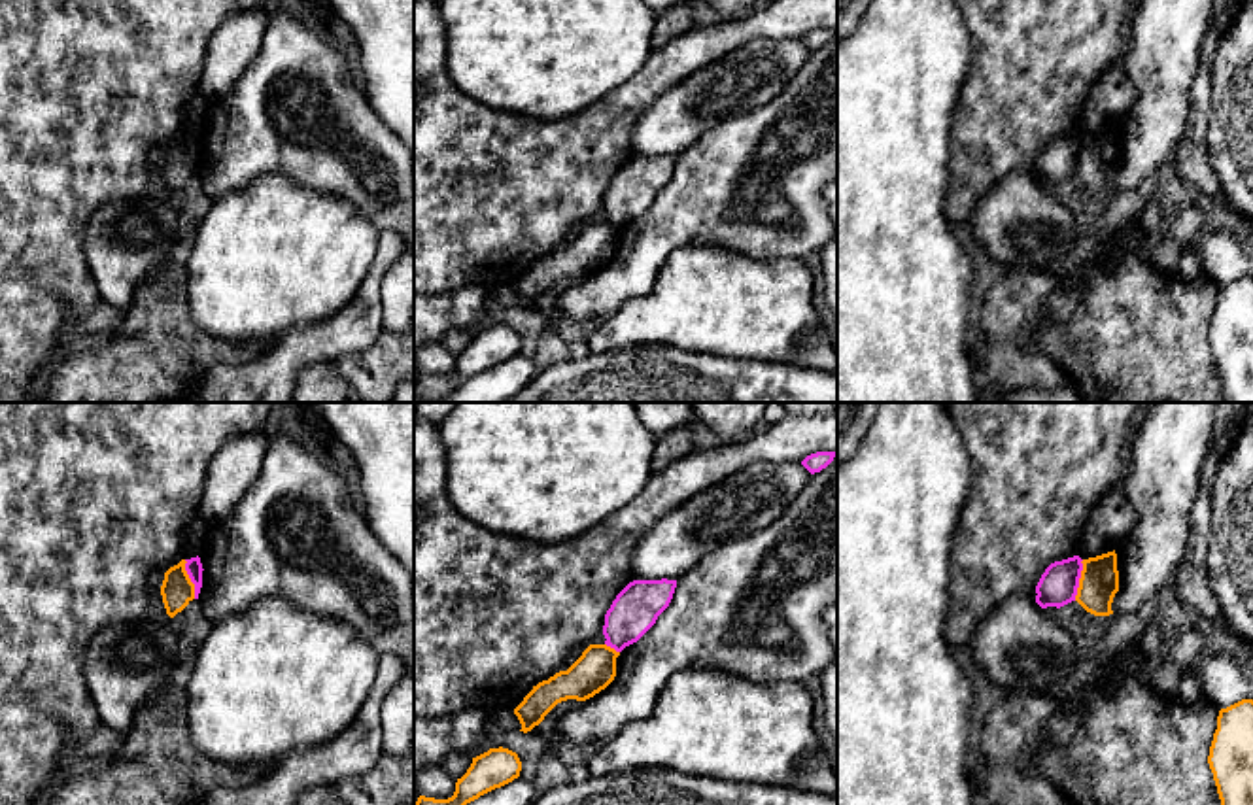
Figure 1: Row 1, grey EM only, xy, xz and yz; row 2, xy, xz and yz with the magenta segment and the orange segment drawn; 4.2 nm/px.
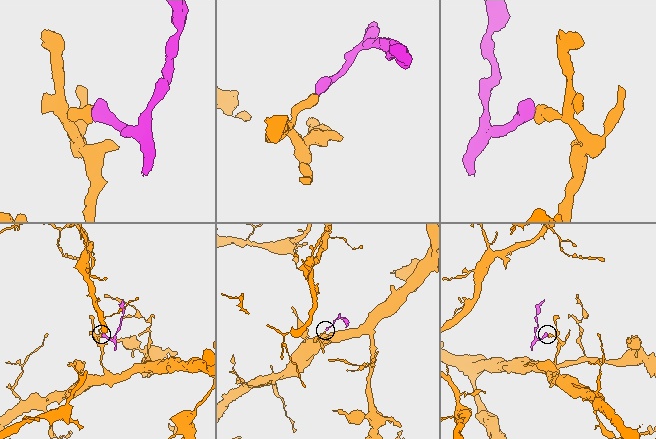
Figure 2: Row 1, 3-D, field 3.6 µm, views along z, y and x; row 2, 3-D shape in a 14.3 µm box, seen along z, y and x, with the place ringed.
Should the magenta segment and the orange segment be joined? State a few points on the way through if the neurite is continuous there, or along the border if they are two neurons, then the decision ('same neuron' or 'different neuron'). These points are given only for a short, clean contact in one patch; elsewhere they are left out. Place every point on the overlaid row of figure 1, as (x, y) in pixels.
border yz (1083, 560), (1074, 599); different neuron

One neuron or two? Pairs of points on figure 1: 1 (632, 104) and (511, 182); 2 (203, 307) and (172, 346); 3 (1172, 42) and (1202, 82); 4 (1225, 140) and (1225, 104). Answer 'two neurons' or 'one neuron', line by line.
1: one neuron
2: two neurons
3: two neurons
4: one neuron

